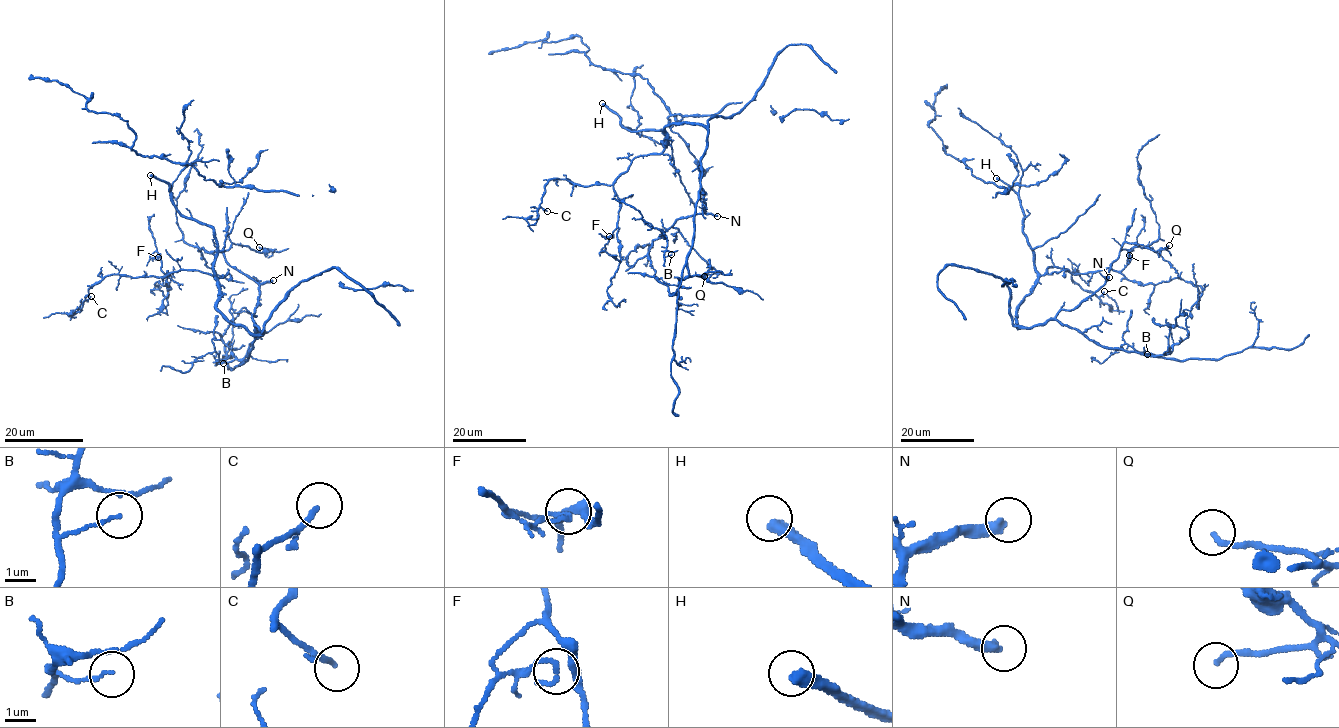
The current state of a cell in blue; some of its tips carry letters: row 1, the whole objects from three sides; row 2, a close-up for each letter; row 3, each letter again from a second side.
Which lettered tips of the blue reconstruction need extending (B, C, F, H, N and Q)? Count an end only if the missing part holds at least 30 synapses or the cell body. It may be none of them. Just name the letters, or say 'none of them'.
H, N

